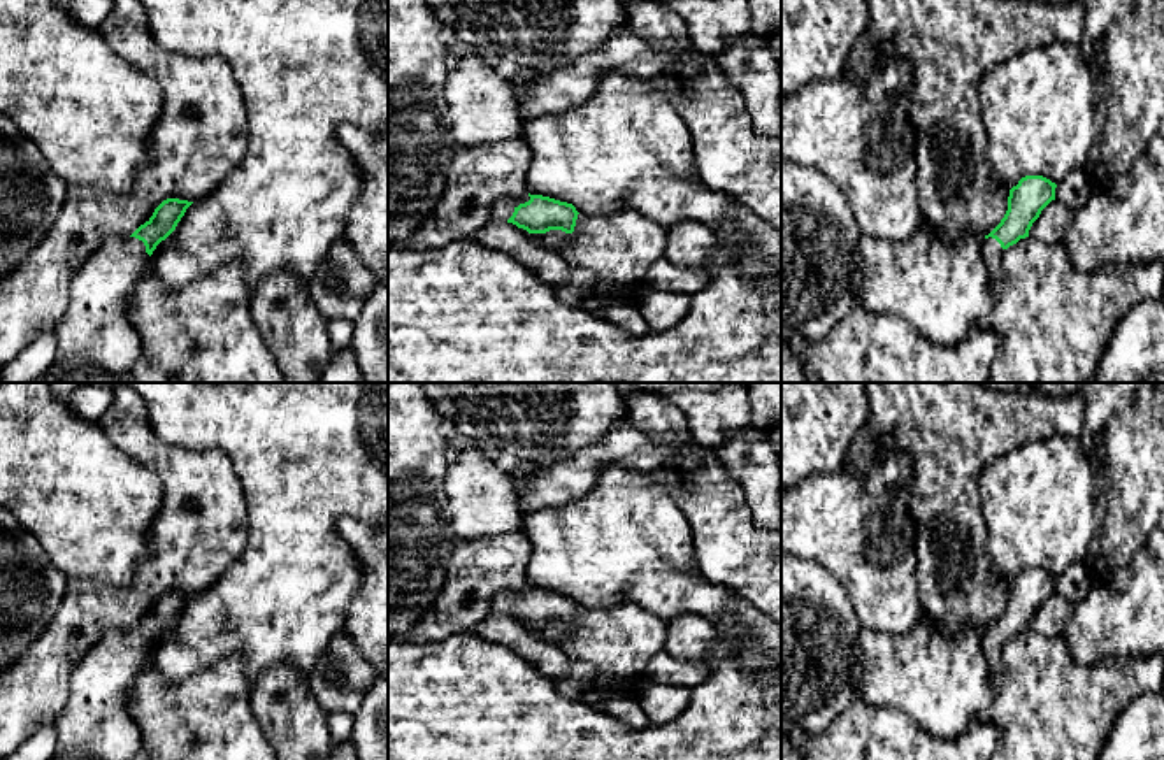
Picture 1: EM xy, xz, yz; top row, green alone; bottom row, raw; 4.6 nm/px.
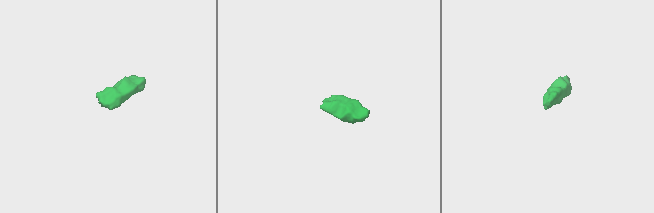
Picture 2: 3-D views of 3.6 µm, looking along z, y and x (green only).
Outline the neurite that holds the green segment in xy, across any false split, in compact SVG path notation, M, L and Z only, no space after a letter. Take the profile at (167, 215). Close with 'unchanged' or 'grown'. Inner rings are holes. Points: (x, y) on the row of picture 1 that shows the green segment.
M167 198L130 237L105 233L100 247L74 272L70 300L58 326L56 363L35 383L68 383L68 363L91 362L111 374L125 374L140 358L140 337L125 314L125 300L156 249L177 226L193 202Z; grown

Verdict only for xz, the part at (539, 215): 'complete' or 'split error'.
split error

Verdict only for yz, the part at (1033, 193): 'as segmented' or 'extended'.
extended

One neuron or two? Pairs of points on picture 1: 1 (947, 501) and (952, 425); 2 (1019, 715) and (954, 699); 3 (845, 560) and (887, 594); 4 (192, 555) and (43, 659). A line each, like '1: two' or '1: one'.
1: one
2: two
3: one
4: one

